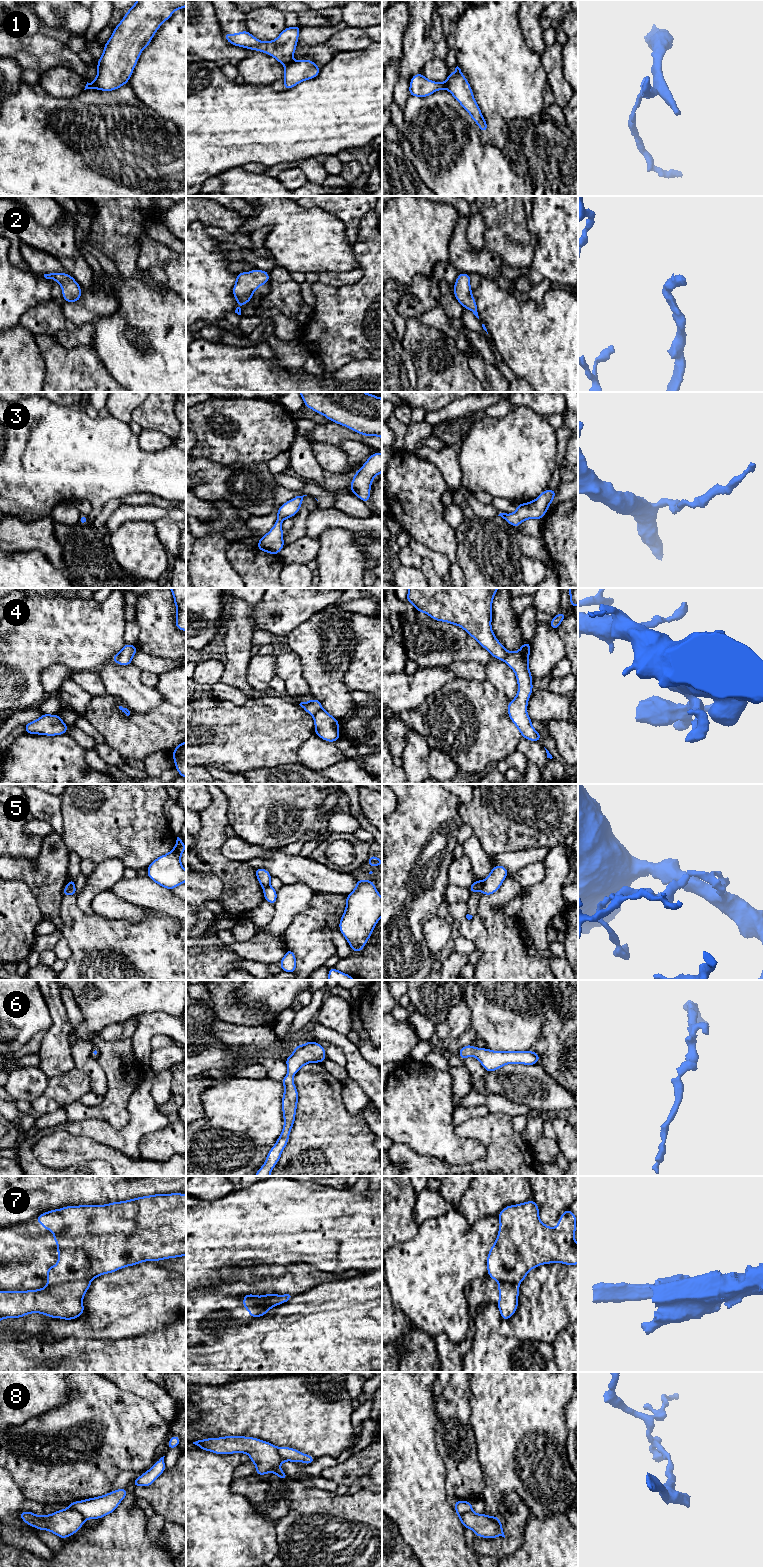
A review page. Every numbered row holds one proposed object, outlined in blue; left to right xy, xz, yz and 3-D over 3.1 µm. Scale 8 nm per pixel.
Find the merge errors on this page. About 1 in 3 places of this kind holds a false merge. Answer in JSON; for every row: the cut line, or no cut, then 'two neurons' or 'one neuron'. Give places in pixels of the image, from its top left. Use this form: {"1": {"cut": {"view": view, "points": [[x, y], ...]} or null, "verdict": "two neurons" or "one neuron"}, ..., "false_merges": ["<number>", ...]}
{"1": {"cut": {"view": "xz", "points": [[291, 61], [285, 65]]}, "verdict": "two neurons"}, "2": {"cut": null, "verdict": "one neuron"}, "3": {"cut": null, "verdict": "one neuron"}, "4": {"cut": {"view": "yz", "points": [[506, 650], [506, 656], [503, 660]]}, "verdict": "two neurons"}, "5": {"cut": {"view": "xy", "points": [[69, 881], [71, 894]]}, "verdict": "two neurons"}, "6": {"cut": null, "verdict": "one neuron"}, "7": {"cut": {"view": "xy", "points": [[89, 1280], [73, 1280], [47, 1287]]}, "verdict": "two neurons"}, "8": {"cut": {"view": "xy", "points": [[69, 1506], [77, 1510], [86, 1519]]}, "verdict": "two neurons"}, "false_merges": ["1", "4", "5", "7", "8"]}

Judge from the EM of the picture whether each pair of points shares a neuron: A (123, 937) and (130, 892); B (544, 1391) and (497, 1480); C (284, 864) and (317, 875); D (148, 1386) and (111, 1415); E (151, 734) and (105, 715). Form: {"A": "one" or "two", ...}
{"A": "two", "B": "one", "C": "one", "D": "two", "E": "one"}

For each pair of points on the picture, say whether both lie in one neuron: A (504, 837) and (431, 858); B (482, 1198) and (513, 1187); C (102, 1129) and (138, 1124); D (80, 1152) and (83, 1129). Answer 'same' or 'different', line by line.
A: different
B: same
C: same
D: different

